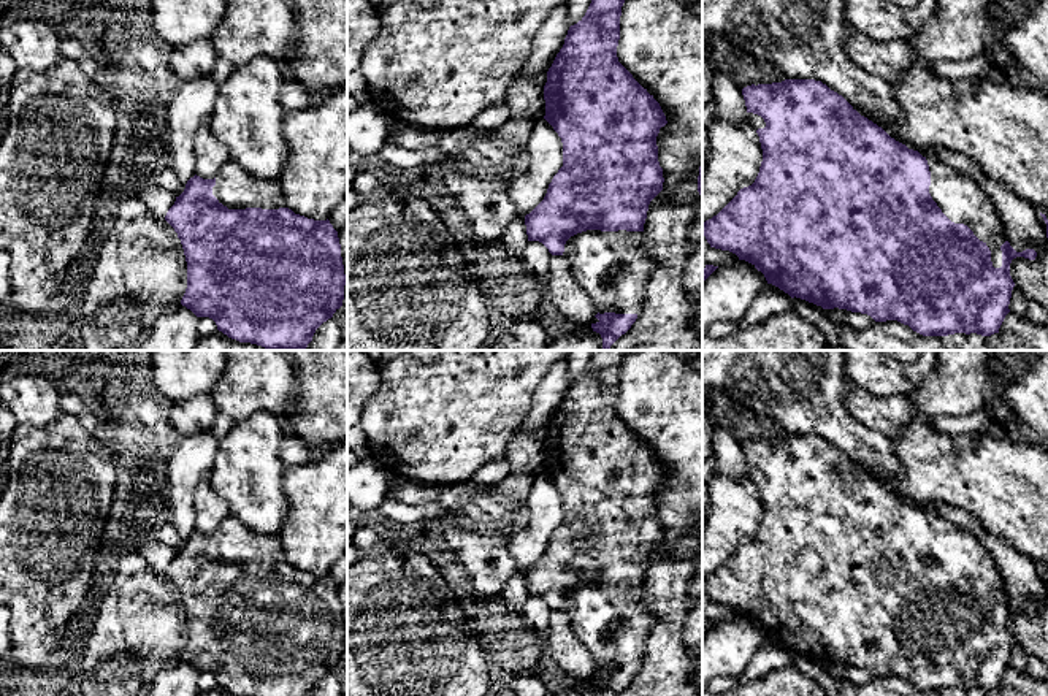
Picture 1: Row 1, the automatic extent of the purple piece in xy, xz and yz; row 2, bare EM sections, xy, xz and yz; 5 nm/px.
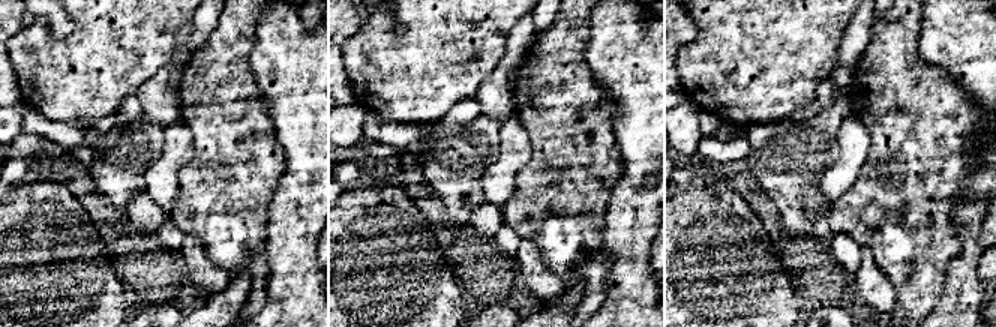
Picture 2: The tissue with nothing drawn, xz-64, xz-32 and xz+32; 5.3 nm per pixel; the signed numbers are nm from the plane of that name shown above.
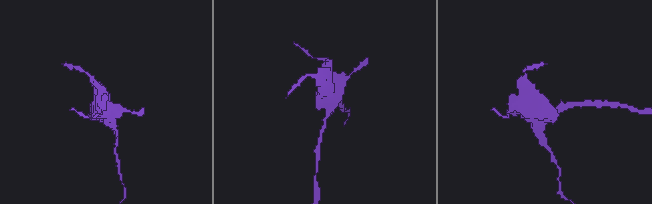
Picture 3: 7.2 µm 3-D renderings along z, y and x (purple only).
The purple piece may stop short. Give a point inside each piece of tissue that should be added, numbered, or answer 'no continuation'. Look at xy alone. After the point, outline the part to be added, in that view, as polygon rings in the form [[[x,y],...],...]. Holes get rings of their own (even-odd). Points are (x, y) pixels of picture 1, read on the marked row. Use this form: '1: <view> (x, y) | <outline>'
1: xy (237, 189) | [[[231,159],[217,173],[212,195],[228,209],[287,208],[277,181],[257,179]]]

